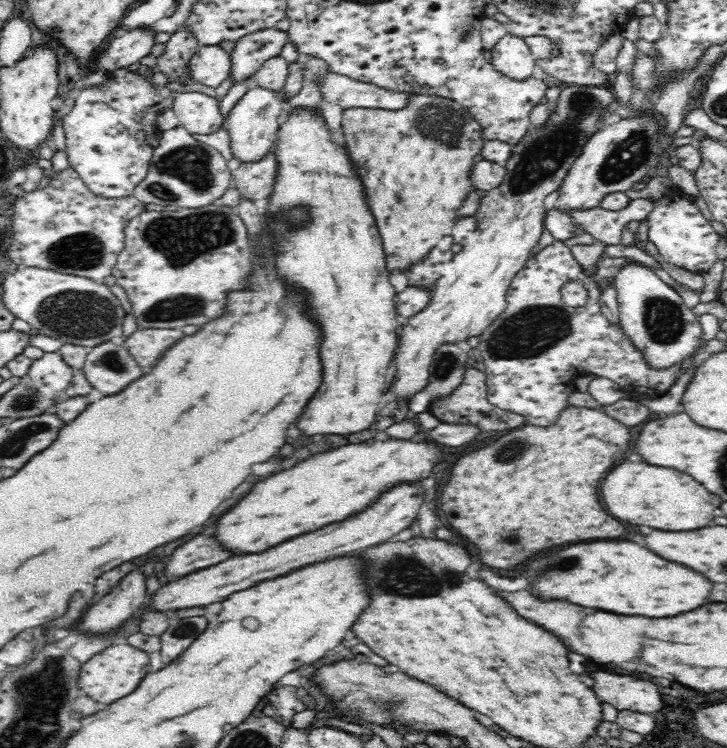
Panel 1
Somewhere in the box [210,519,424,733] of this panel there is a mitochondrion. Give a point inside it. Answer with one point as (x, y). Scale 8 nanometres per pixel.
(389, 702)

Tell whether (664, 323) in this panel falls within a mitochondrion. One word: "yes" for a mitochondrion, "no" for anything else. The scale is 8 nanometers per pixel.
yes

